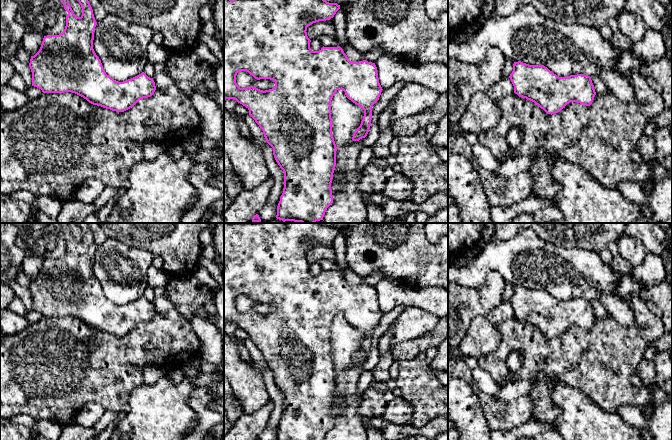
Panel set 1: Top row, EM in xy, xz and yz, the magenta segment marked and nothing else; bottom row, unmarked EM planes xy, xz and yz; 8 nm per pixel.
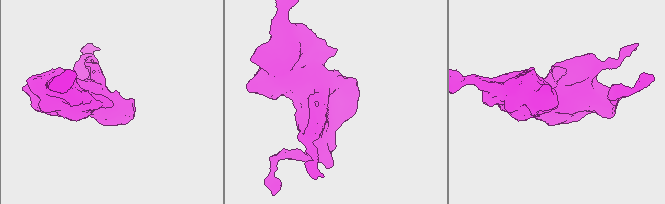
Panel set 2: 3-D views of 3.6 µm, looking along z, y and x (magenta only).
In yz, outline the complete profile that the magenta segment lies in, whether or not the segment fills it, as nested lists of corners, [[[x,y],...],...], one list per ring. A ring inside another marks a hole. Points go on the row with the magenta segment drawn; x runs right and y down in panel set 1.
[[[514,62],[509,78],[515,94],[534,102],[551,115],[560,112],[570,102],[590,106],[596,95],[590,76],[559,77],[544,65]]]

